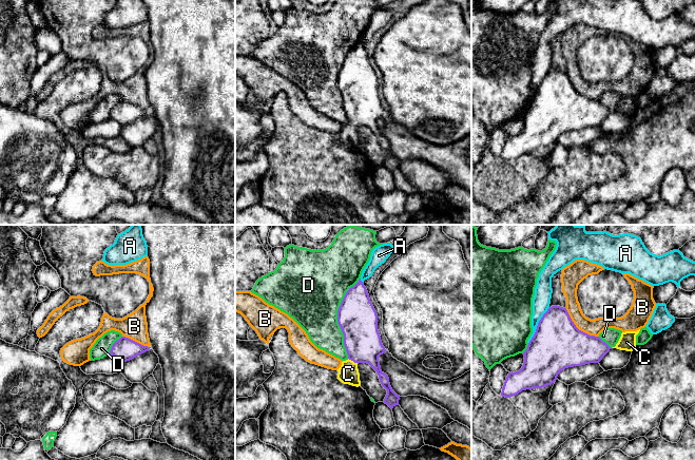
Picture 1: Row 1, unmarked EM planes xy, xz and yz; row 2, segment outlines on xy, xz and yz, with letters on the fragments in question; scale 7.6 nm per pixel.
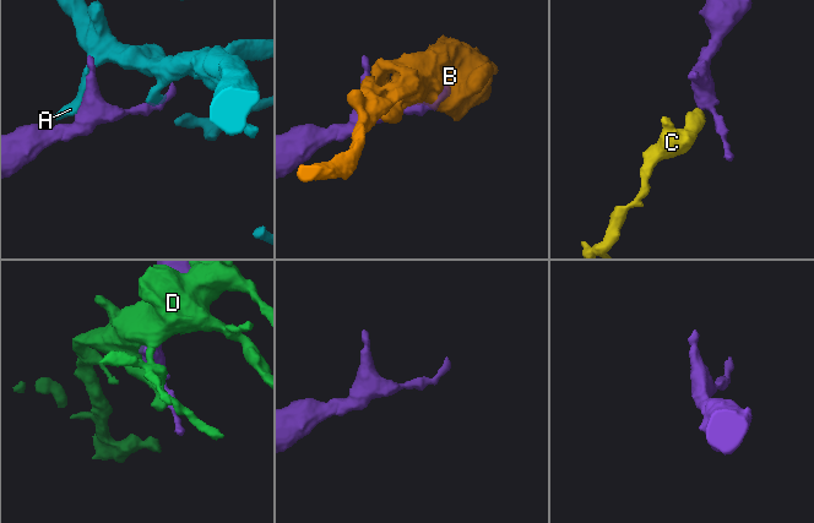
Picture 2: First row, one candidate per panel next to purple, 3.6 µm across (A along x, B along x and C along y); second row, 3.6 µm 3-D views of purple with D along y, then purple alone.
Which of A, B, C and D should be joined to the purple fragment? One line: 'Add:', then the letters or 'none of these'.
Add: C

